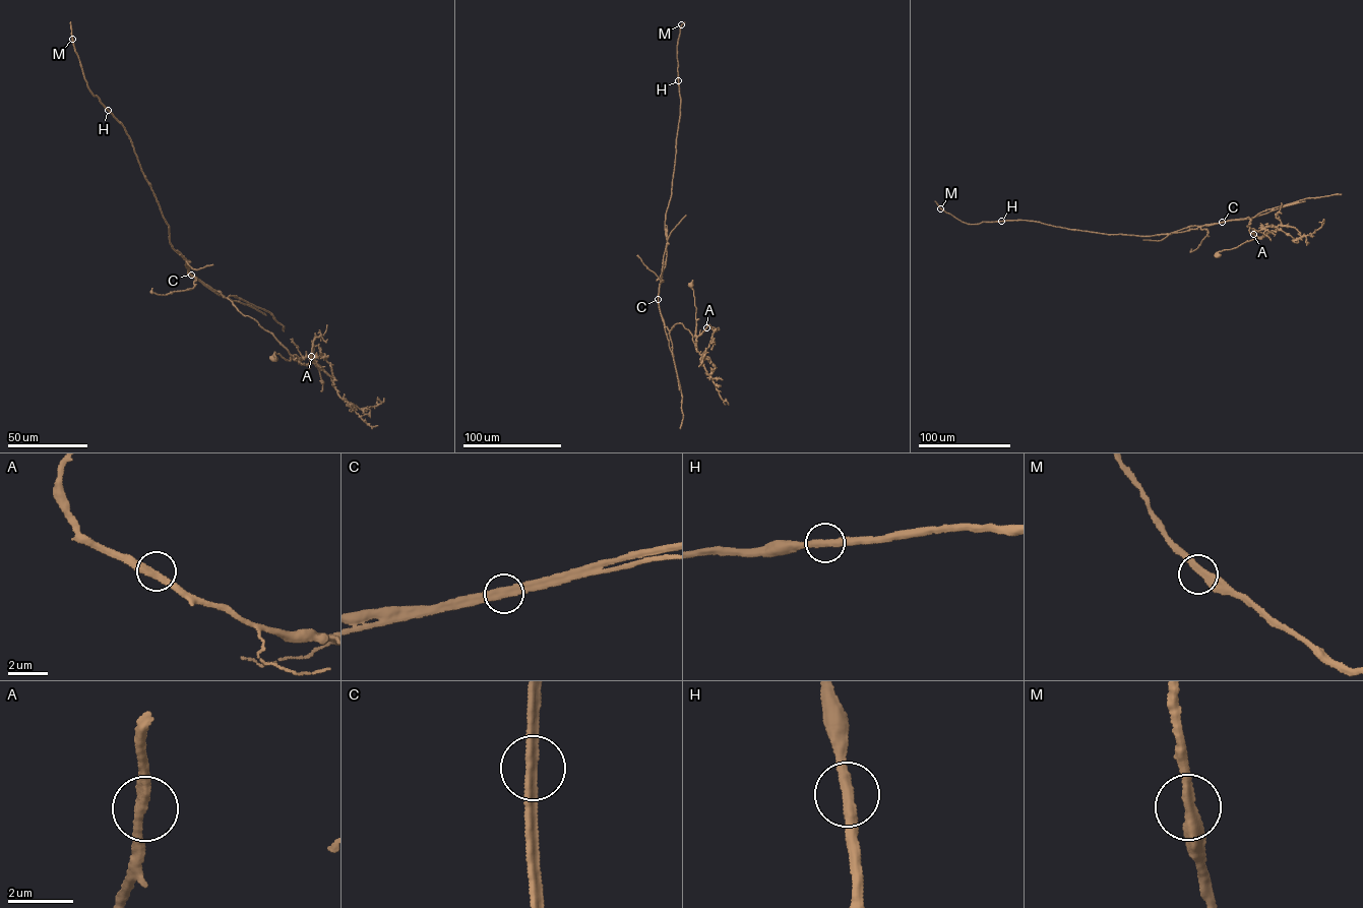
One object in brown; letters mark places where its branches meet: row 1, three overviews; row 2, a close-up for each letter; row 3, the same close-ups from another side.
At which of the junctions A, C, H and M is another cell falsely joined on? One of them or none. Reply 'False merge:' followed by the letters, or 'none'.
False merge: C

